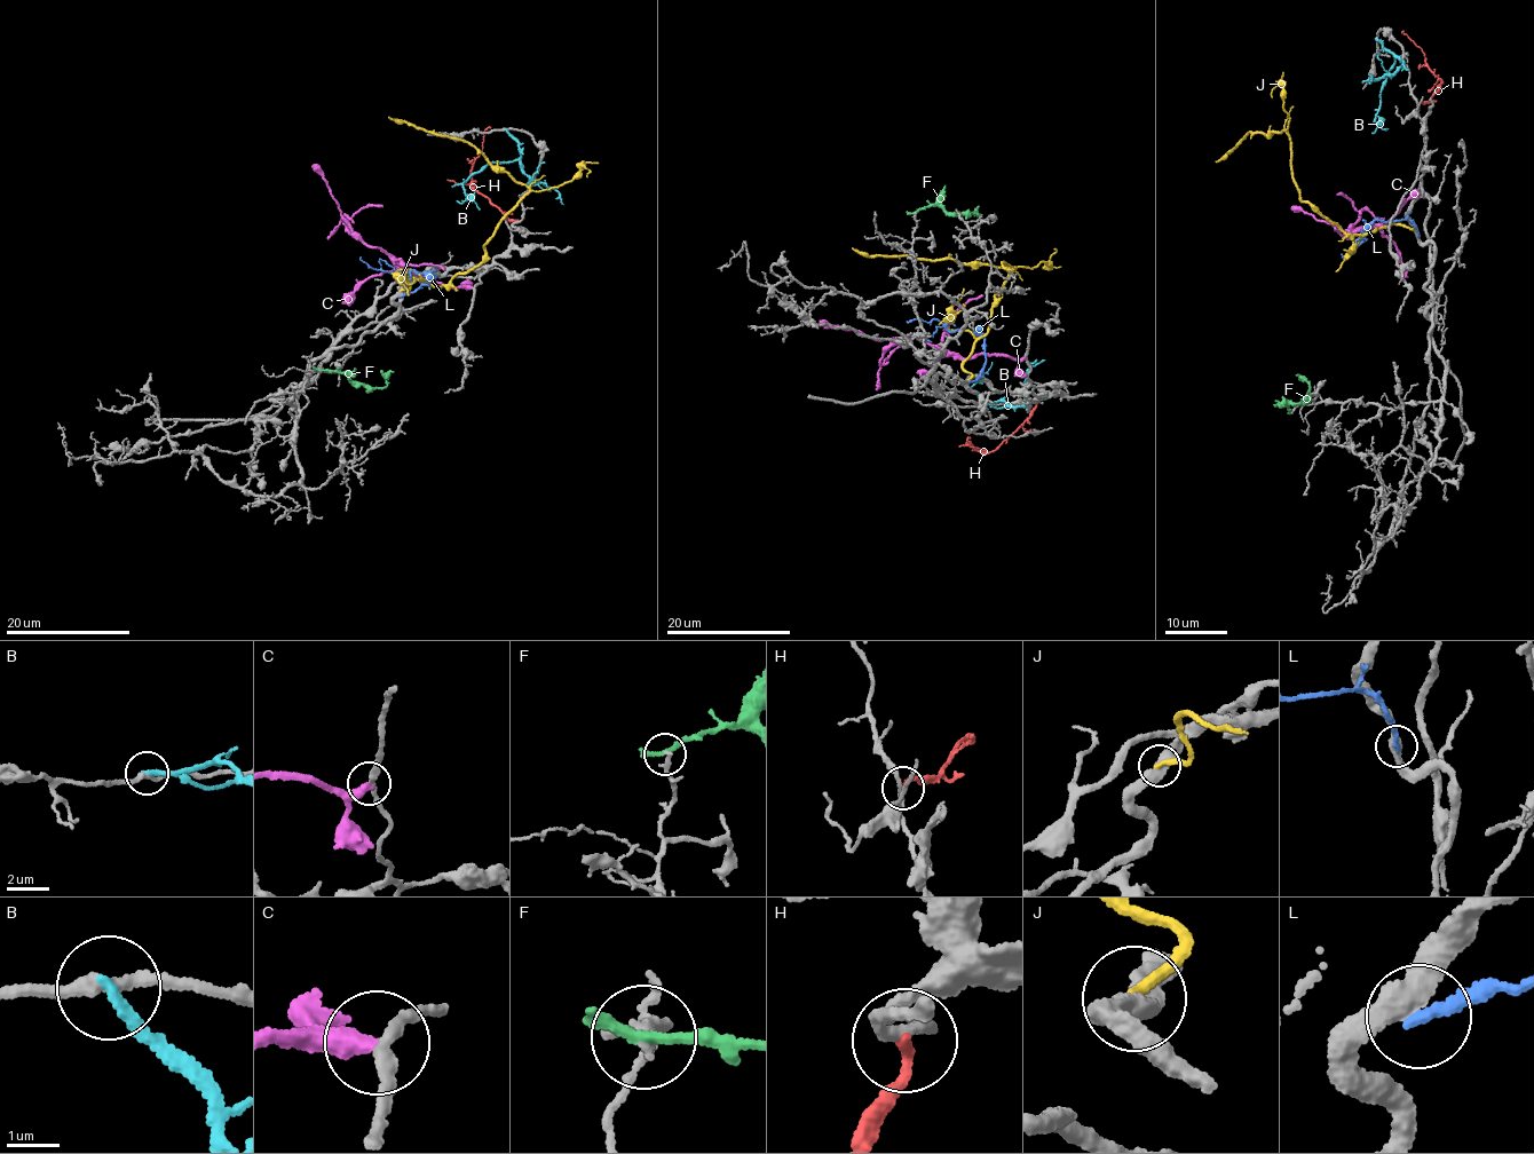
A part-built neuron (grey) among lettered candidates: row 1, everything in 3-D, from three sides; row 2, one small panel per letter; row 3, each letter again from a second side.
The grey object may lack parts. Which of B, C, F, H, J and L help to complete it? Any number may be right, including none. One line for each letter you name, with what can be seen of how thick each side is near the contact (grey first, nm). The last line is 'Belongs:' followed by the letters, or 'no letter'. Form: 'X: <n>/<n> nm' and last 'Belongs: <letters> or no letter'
Belongs: no letter

